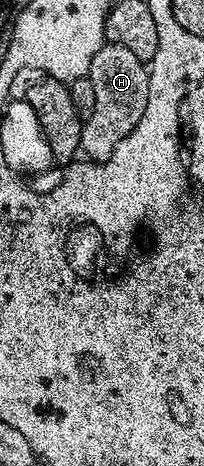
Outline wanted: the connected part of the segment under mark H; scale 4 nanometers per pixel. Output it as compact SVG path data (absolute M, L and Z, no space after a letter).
M105 41L90 60L87 78L94 84L94 112L84 119L80 148L85 159L106 161L121 143L124 136L133 132L134 126L145 111L149 67L141 58L122 48L122 44Z

